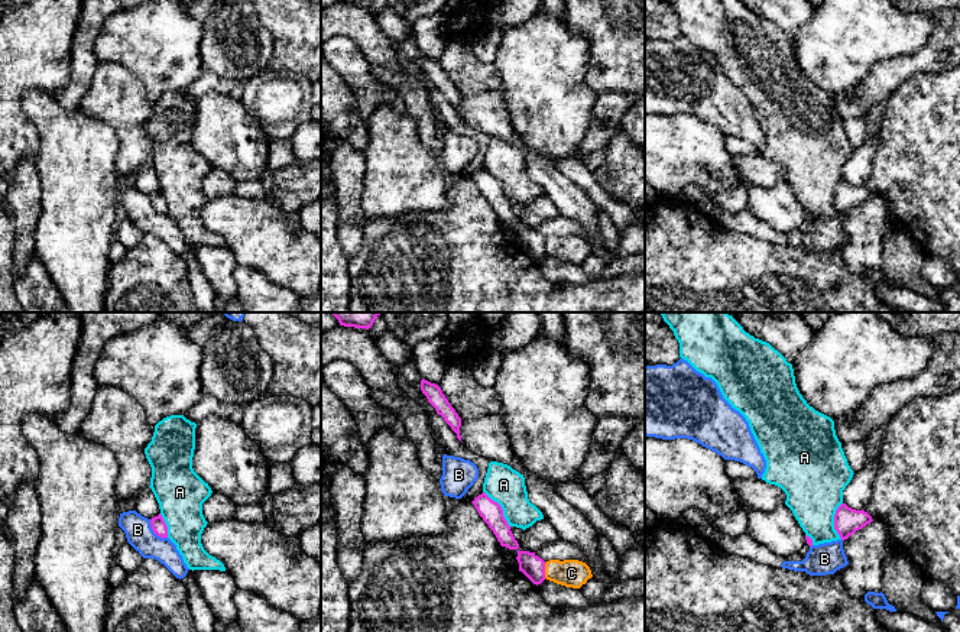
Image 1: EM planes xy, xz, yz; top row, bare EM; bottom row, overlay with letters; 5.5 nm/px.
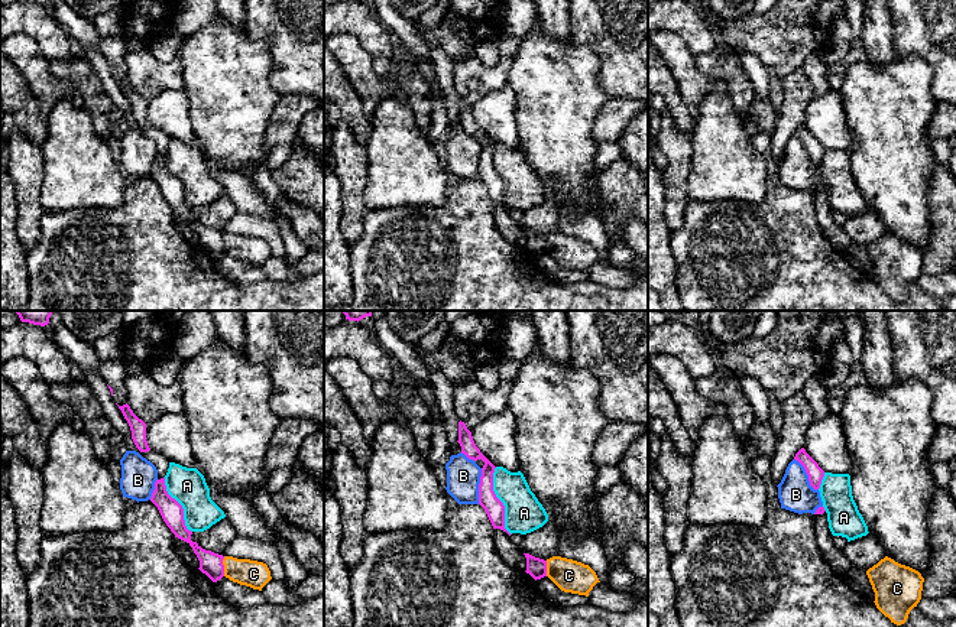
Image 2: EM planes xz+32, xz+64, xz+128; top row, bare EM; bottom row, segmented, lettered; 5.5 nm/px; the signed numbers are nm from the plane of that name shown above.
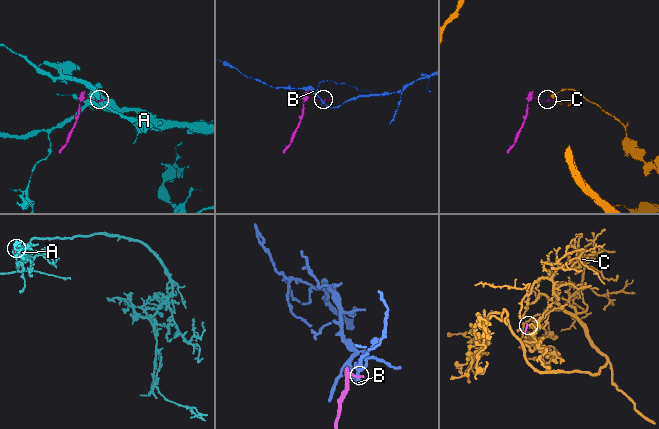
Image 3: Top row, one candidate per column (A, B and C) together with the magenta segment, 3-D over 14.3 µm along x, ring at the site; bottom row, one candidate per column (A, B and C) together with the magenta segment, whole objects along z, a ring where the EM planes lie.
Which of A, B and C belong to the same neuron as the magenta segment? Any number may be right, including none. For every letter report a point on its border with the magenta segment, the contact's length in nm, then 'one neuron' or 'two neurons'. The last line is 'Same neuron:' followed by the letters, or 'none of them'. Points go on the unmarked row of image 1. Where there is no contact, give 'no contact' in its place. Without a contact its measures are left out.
A: contact xz (500, 184); length 260 nm; two neurons
B: contact xy (155, 208); length 150 nm; two neurons
C: contact xz (544, 246); length 90 nm; two neurons
Same neuron: none of them

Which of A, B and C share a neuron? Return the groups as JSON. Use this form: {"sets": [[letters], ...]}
{"sets": [["A"], ["B"], ["C"]]}

